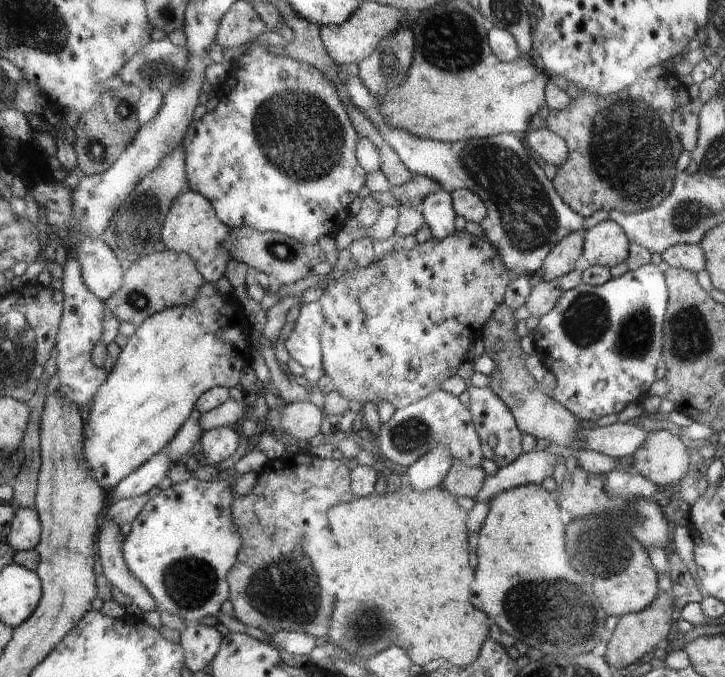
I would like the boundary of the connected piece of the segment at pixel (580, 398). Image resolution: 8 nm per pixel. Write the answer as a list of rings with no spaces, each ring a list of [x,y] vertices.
[[[648,263],[640,266],[633,271],[627,271],[617,278],[611,278],[608,282],[600,286],[588,286],[587,284],[580,284],[571,290],[562,293],[562,298],[556,302],[556,306],[540,317],[538,326],[532,331],[534,339],[534,351],[540,359],[540,362],[556,375],[556,388],[551,392],[554,395],[554,400],[558,400],[560,404],[564,405],[577,419],[581,422],[594,422],[599,418],[611,414],[619,414],[628,404],[642,400],[642,394],[648,394],[648,386],[652,386],[652,382],[656,380],[656,364],[660,362],[660,358],[664,355],[664,339],[663,326],[665,323],[666,304],[668,304],[668,288],[664,282],[664,274],[658,270],[658,265]]]

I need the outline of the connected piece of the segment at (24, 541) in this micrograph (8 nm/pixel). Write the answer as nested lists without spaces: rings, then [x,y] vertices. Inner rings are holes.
[[[18,506],[17,518],[14,519],[8,542],[17,551],[31,551],[38,548],[42,535],[43,524],[37,507]]]

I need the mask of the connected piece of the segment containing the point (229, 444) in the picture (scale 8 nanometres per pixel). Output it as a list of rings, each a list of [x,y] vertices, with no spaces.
[[[230,427],[215,428],[205,431],[202,440],[204,454],[212,464],[218,464],[227,458],[230,458],[238,446],[240,446],[240,436],[236,430]]]

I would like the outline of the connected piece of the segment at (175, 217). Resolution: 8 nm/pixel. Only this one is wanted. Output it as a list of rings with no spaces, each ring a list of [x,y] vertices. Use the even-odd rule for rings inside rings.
[[[190,189],[184,191],[174,202],[163,228],[163,242],[168,249],[190,254],[209,282],[217,283],[224,276],[228,252],[224,242],[228,238],[228,225],[218,216],[217,208],[209,197]]]

